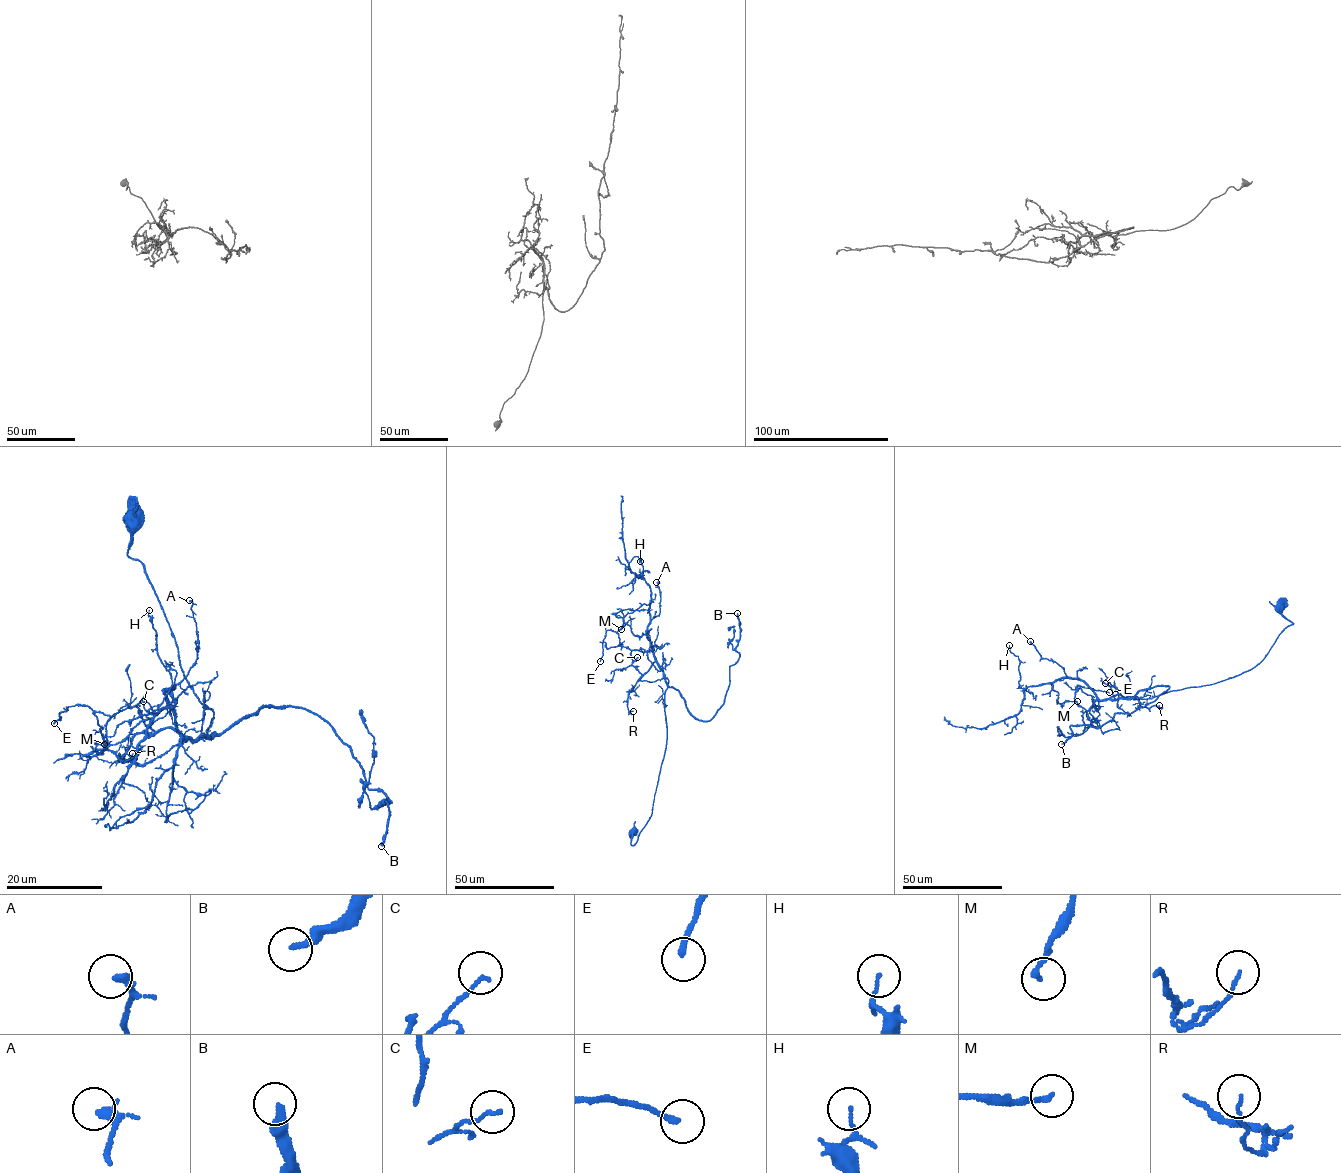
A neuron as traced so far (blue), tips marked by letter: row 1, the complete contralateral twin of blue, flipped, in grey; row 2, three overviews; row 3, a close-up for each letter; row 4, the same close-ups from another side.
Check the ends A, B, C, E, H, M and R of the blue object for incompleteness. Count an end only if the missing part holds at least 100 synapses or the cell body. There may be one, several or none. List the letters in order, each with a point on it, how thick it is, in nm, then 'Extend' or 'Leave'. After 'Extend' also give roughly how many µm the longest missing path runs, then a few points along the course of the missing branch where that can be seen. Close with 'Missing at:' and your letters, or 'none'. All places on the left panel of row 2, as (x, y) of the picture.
A: Place: (189, 600). Thickness 200 nm. Leave
B: Place: (381, 846). Thickness 240 nm. Extend. Missing length about 250 µm
C: Place: (143, 701). Thickness 130 nm. Leave
E: Place: (54, 723). Thickness 200 nm. Leave
H: Place: (149, 610). Thickness 70 nm. Leave
M: Place: (104, 744). Thickness 170 nm. Leave
R: Place: (132, 753). Thickness 90 nm. Leave
Missing at: B

